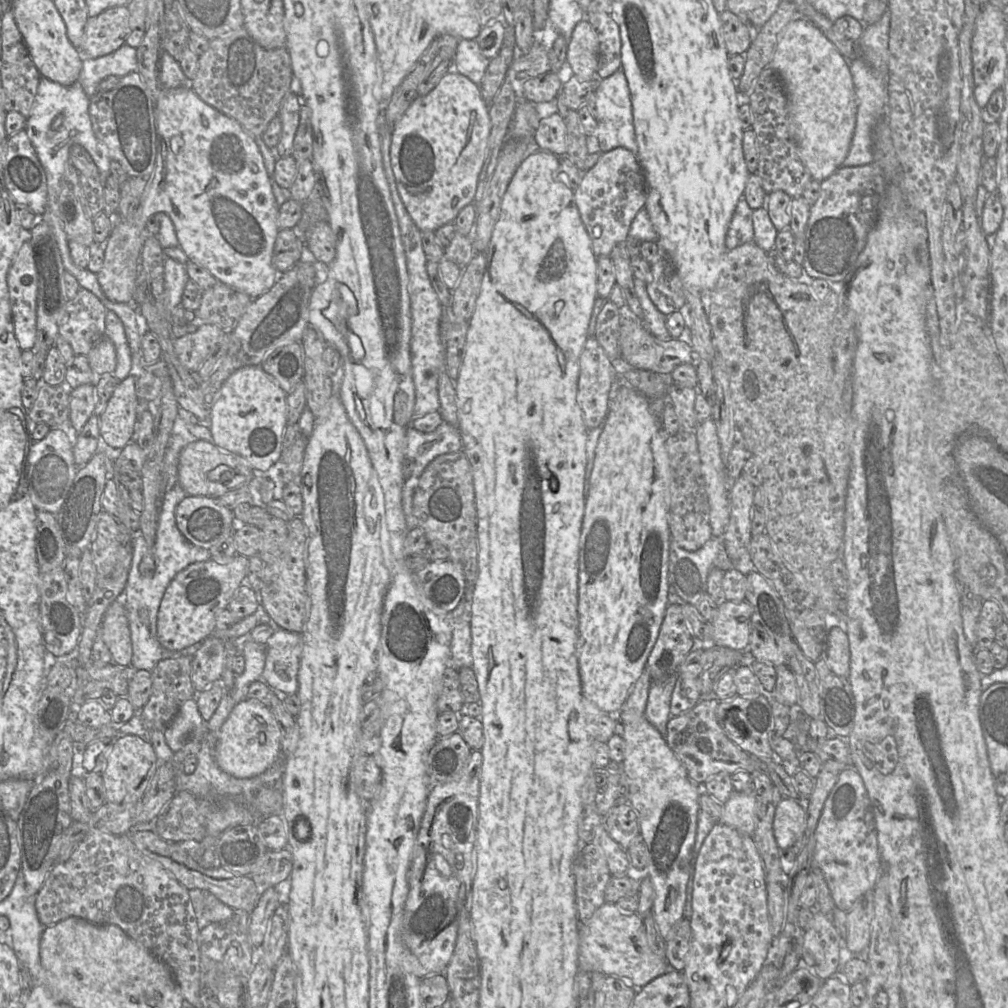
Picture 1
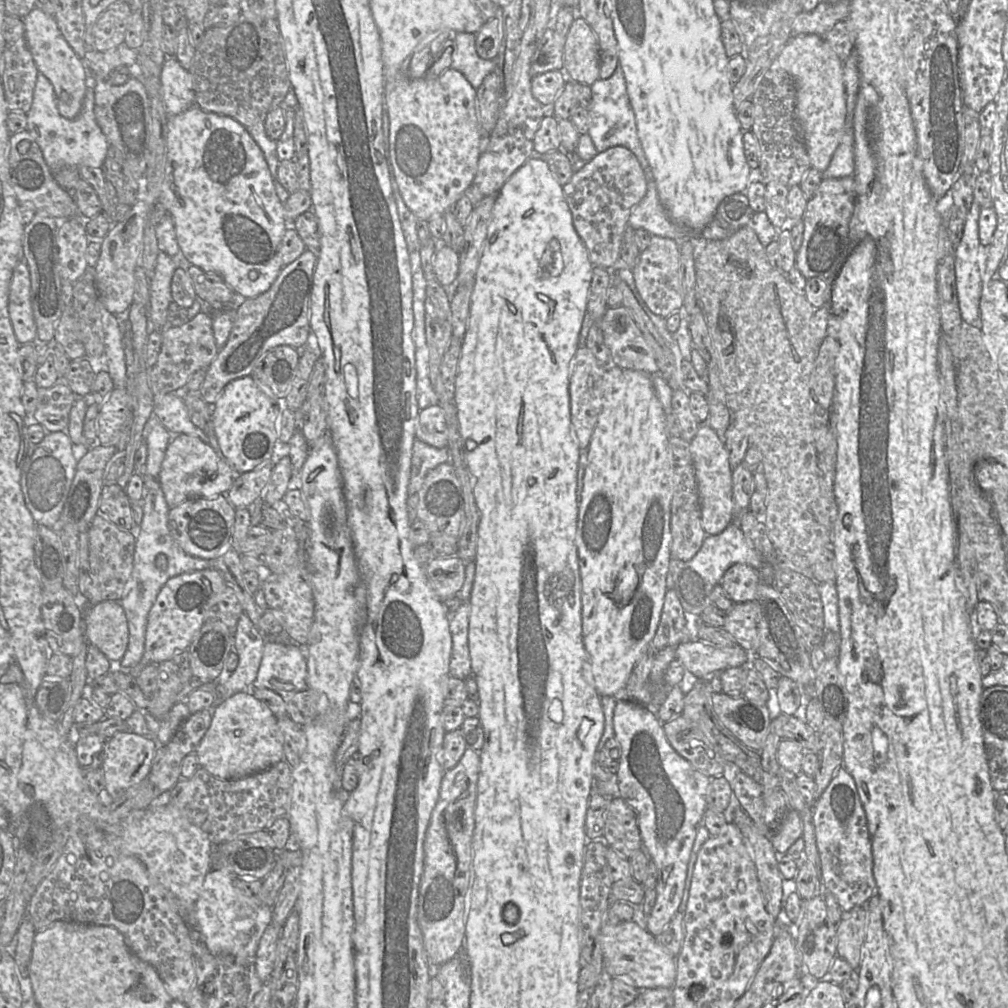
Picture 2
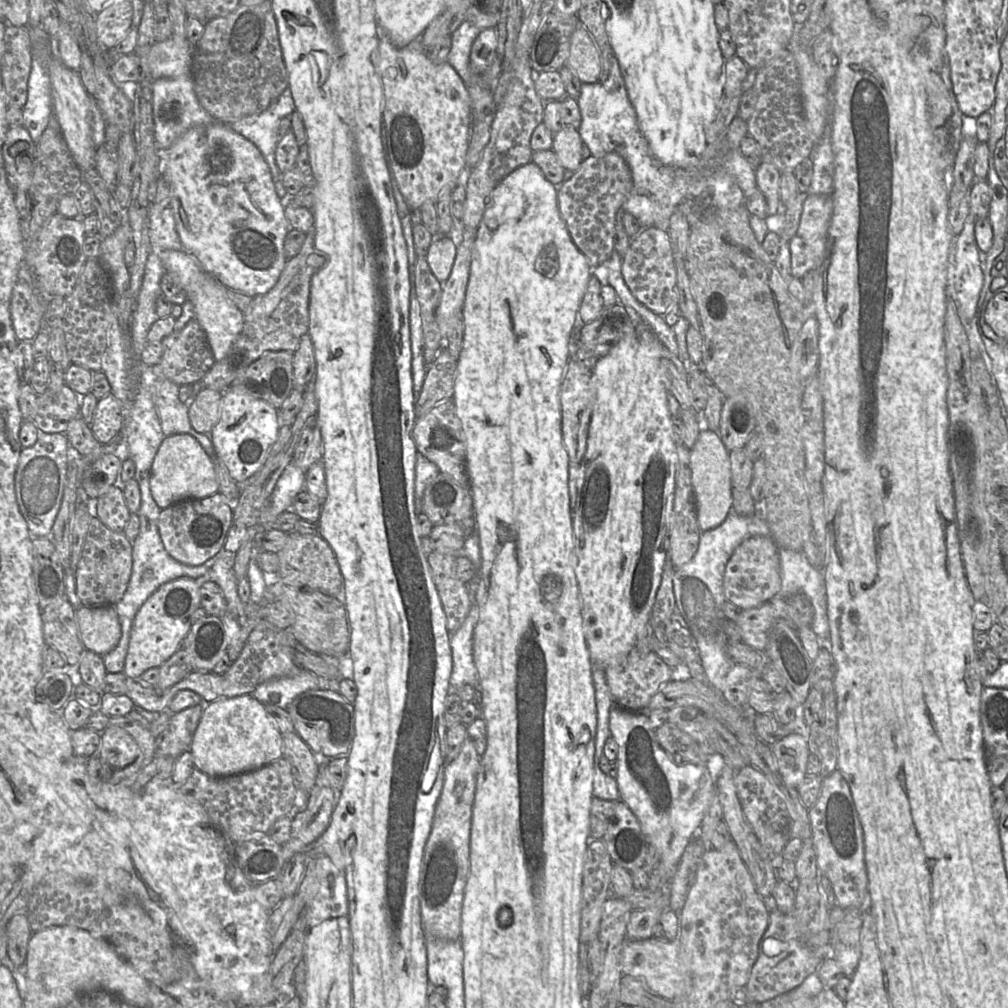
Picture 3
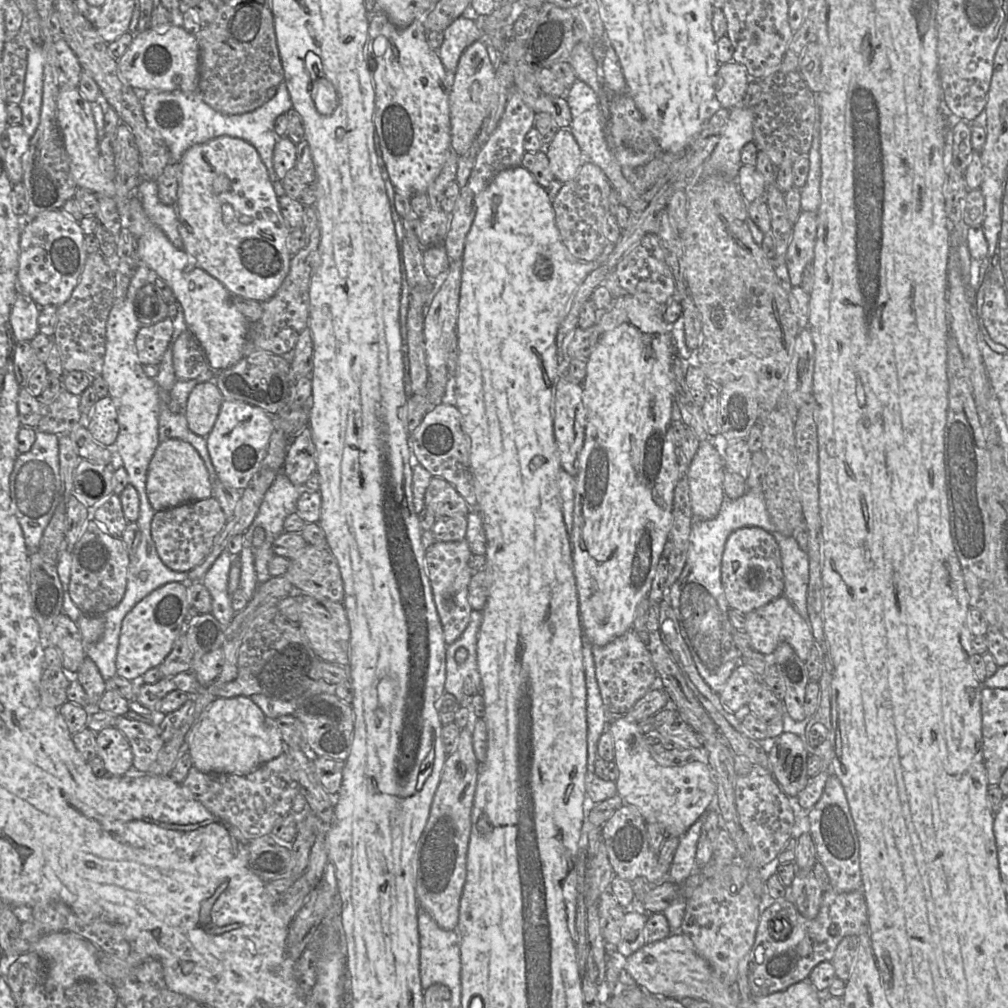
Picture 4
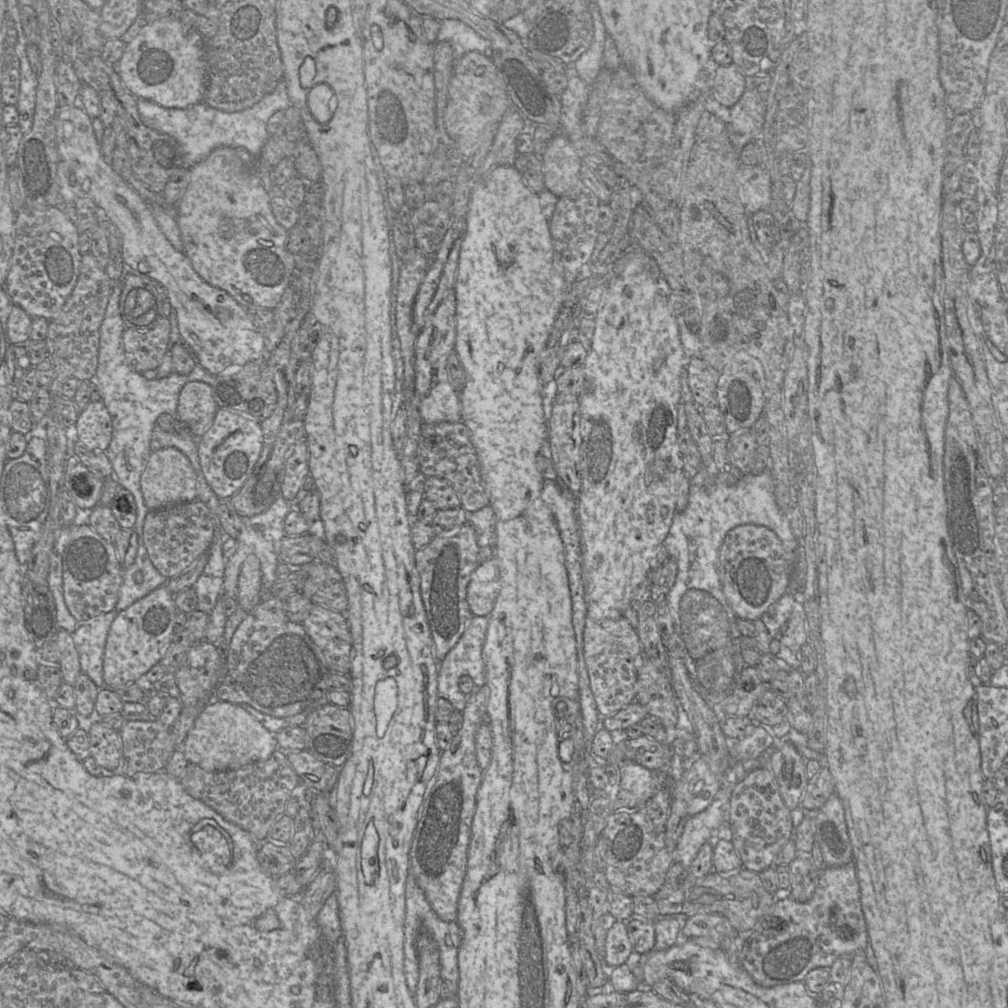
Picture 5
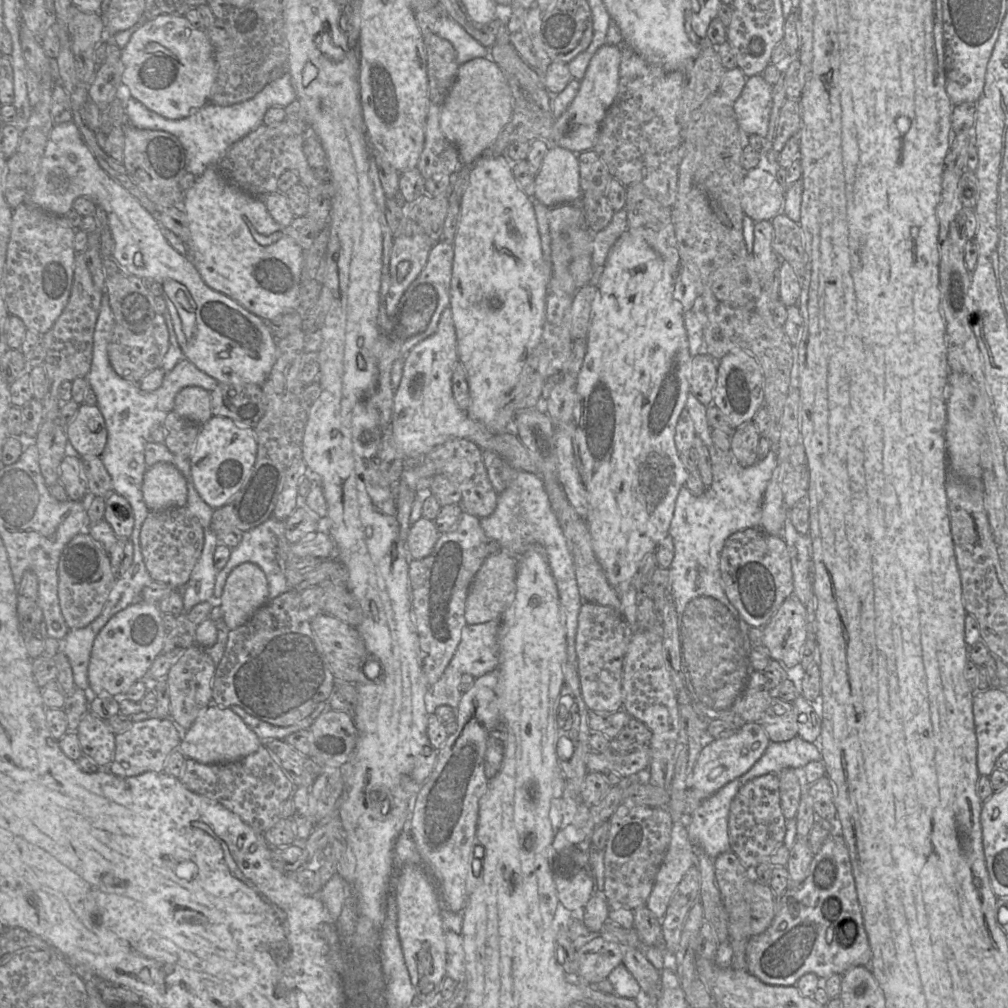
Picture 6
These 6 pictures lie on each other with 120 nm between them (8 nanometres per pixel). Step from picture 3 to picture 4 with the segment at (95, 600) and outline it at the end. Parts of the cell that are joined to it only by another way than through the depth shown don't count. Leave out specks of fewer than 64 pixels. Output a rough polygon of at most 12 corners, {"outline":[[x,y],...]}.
{"outline":[[95,519],[71,551],[69,594],[84,615],[122,600],[130,556]]}

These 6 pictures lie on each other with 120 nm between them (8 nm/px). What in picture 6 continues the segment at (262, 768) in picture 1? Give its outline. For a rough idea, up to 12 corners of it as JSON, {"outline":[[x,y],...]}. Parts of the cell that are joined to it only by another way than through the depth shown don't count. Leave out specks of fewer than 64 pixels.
{"outline":[[211,703],[179,749],[202,764],[231,763],[263,742],[230,708]]}

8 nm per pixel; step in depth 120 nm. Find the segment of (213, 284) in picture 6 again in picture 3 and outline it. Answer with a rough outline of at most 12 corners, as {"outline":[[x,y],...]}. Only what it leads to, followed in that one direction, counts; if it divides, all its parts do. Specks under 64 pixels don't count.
{"outline":[[228,125],[162,151],[183,250],[268,293],[291,227],[257,146]]}

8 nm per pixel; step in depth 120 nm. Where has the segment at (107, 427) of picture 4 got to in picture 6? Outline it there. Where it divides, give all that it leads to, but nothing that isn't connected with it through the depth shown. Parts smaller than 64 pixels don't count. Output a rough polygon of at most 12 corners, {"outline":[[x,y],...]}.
{"outline":[[80,404],[66,426],[70,451],[100,456],[107,441],[97,405]]}

